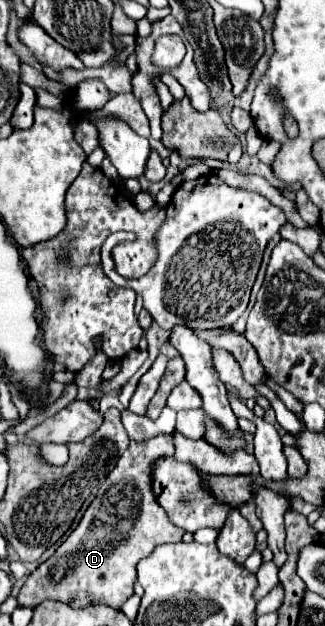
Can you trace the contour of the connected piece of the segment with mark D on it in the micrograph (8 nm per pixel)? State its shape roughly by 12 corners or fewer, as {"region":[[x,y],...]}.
{"region":[[169,434],[130,442],[18,604],[120,608],[178,542],[150,492]]}

